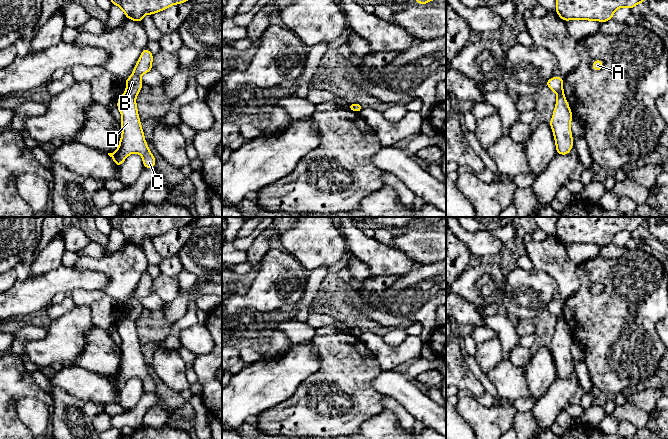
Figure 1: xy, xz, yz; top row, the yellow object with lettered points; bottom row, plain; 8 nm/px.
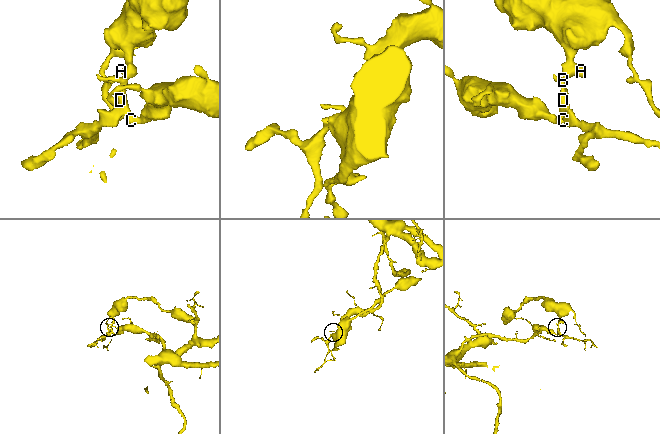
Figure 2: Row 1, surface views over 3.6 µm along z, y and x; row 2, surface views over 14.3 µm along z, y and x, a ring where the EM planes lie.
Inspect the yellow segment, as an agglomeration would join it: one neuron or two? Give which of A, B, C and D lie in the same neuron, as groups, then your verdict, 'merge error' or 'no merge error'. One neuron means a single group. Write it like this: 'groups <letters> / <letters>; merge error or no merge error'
groups A B / C D; merge error

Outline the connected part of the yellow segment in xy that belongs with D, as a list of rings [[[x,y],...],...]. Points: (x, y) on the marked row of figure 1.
[[[123,93],[118,99],[117,107],[122,115],[122,136],[119,147],[114,153],[108,153],[108,155],[113,158],[116,166],[120,167],[130,154],[138,153],[142,156],[144,168],[154,168],[156,160],[144,138],[136,98],[128,93]]]

